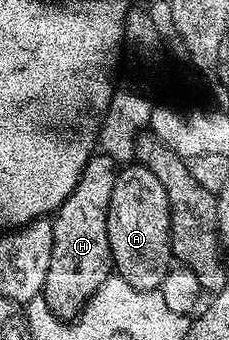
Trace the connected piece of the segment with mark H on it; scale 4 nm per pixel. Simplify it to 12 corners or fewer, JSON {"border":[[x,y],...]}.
{"border":[[96,152],[53,214],[41,295],[78,317],[112,276],[117,162]]}

